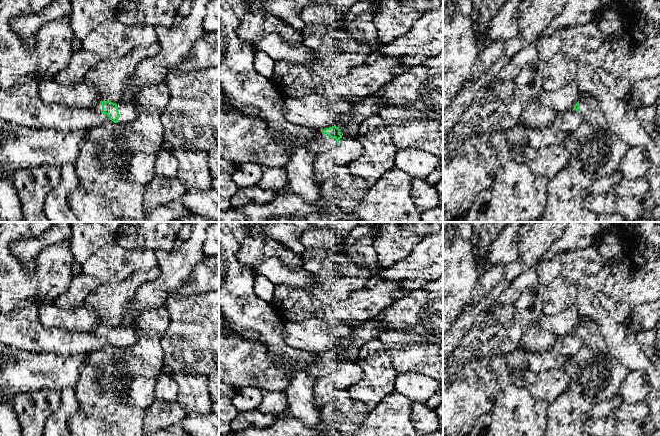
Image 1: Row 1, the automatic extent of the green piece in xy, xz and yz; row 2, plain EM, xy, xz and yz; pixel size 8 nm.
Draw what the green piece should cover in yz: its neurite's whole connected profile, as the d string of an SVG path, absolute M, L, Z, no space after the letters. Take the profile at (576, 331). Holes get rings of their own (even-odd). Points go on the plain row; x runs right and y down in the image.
M588 321L580 327L577 326L573 333L580 336L584 342L584 345L590 347L591 349L602 353L608 353L605 339L600 333L595 322Z

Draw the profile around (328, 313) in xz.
M380 281L363 290L353 292L336 306L325 306L318 310L316 317L326 322L339 320L353 328L354 324L373 320L378 314L390 308L395 301L406 296L400 286L391 281Z

